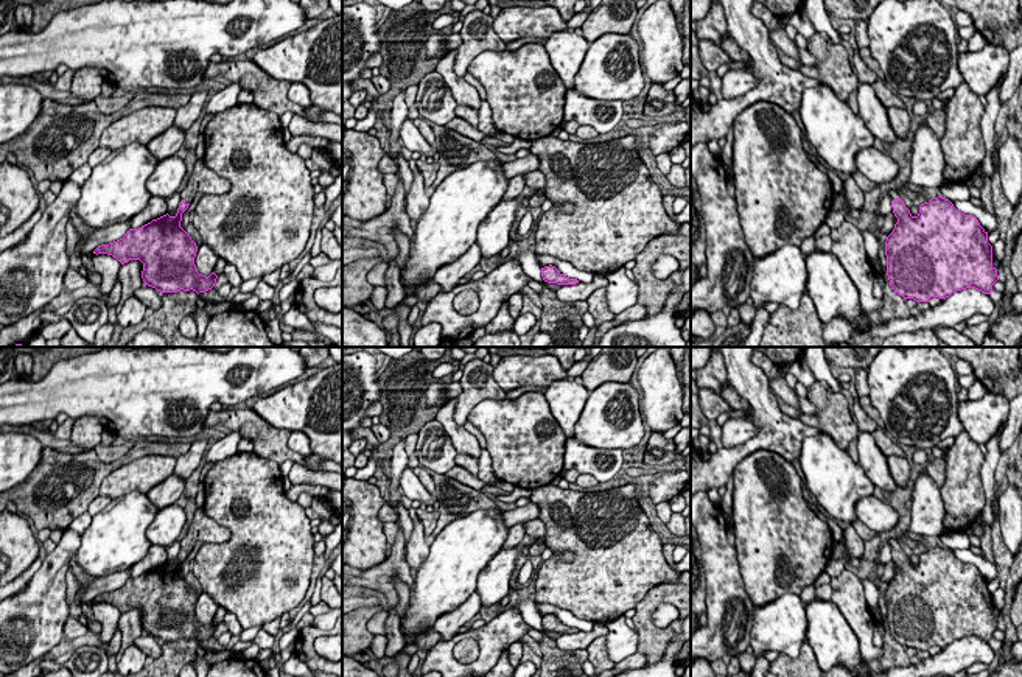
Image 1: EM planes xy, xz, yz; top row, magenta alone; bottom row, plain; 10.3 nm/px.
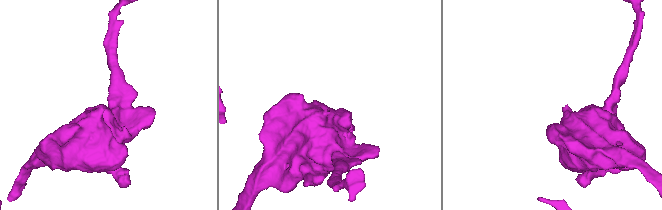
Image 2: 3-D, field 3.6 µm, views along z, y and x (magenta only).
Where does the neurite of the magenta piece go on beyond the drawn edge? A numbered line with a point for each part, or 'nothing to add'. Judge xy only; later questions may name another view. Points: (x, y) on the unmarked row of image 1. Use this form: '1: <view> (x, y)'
1: xy (202, 528)

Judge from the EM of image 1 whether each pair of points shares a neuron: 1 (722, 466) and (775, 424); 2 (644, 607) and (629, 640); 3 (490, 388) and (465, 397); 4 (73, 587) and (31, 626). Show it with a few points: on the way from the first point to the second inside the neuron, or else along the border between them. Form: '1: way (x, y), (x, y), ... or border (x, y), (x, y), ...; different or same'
1: way (734, 455), (762, 436); same
2: border (635, 632), (636, 651); different
3: way (484, 388), (472, 394); same
4: border (67, 570), (66, 599), (70, 615); different

